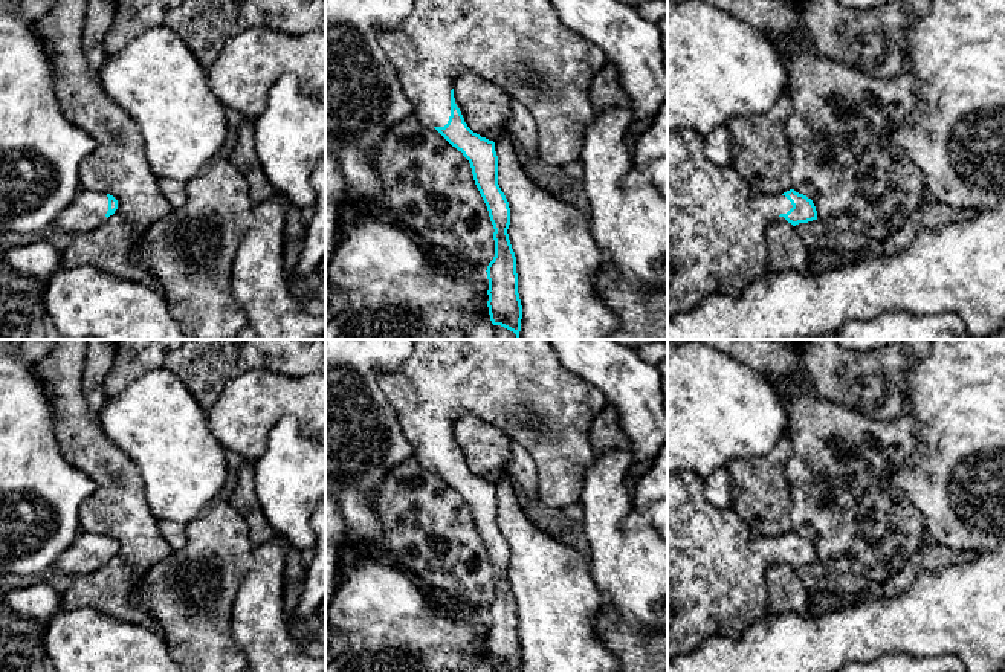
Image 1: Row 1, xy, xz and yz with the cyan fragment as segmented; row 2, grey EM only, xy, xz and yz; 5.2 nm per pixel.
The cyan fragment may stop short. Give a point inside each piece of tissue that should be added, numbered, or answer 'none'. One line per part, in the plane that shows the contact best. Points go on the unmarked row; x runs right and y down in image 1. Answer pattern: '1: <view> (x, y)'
1: xz (518, 385)

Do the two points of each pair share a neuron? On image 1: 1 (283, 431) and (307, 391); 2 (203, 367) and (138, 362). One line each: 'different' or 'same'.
1: different
2: same

